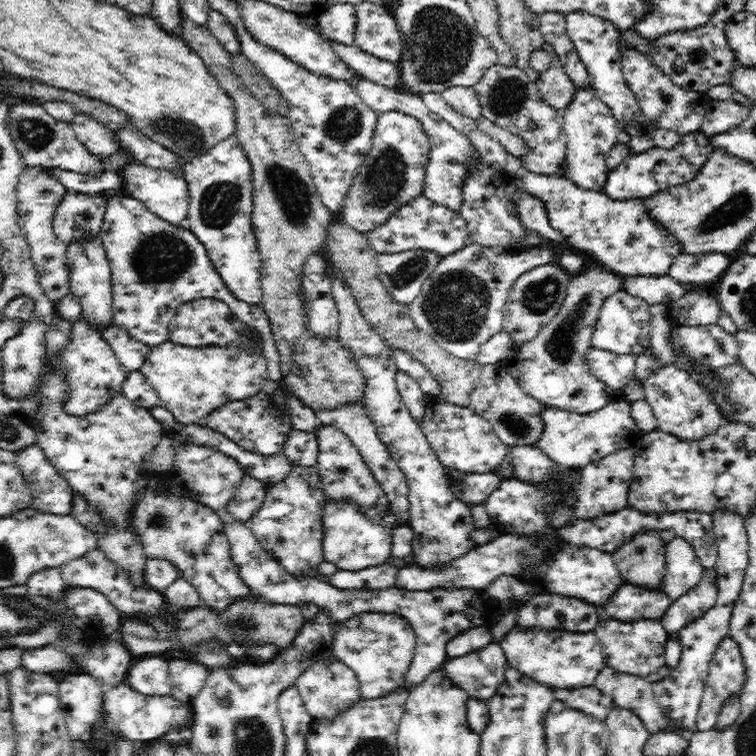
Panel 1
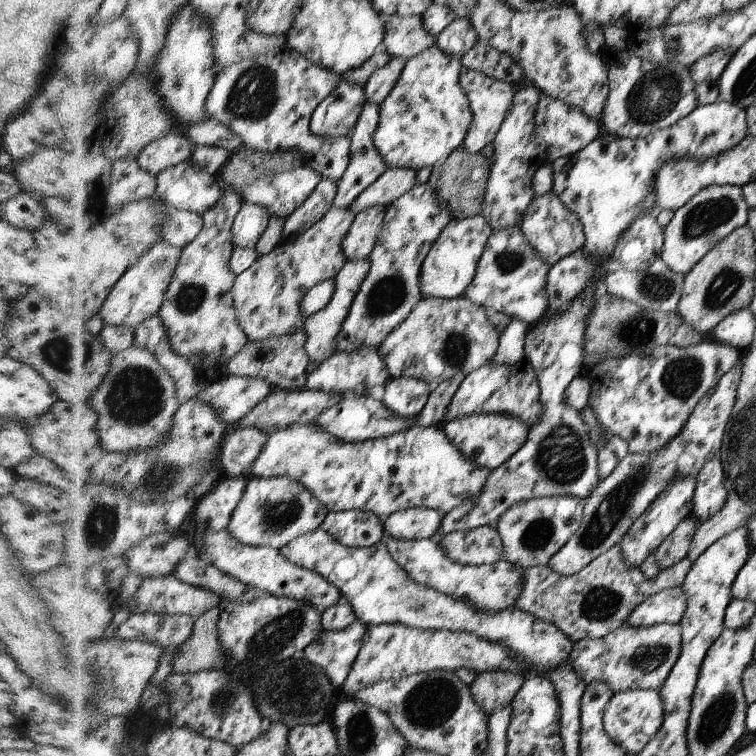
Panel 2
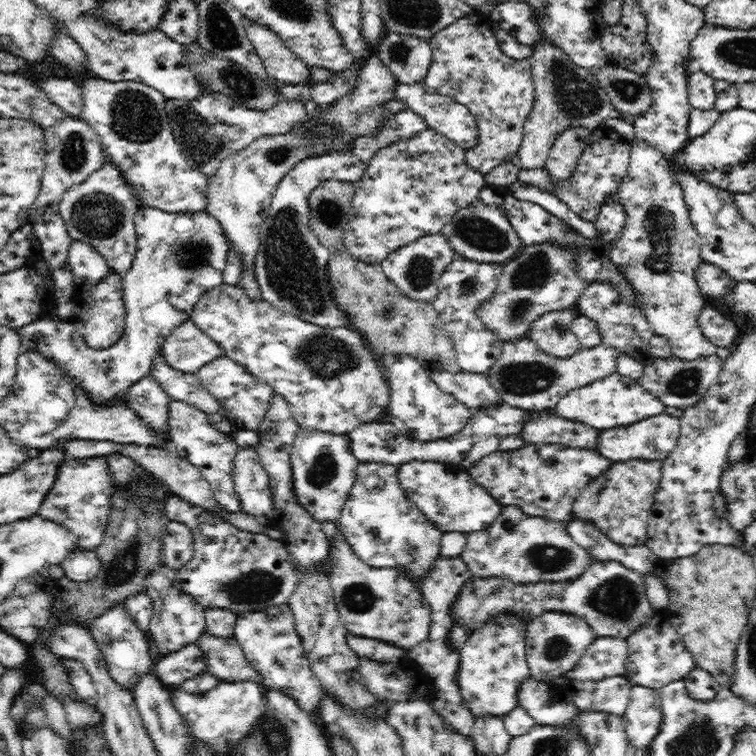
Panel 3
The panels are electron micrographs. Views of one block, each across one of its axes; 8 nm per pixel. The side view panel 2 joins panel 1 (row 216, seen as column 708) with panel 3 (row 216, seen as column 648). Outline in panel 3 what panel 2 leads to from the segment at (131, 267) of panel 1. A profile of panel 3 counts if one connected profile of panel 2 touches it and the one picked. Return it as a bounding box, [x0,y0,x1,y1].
[17,205,230,406]

